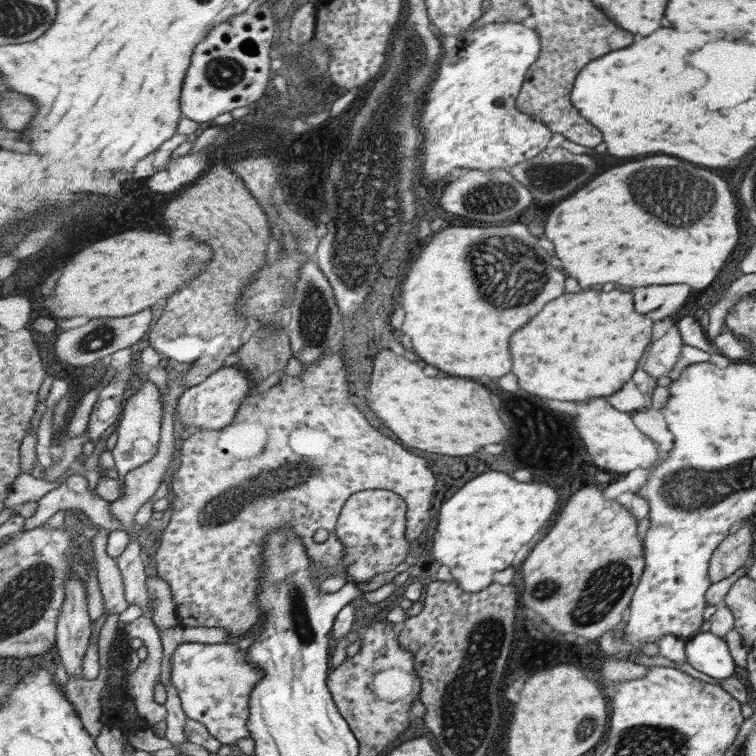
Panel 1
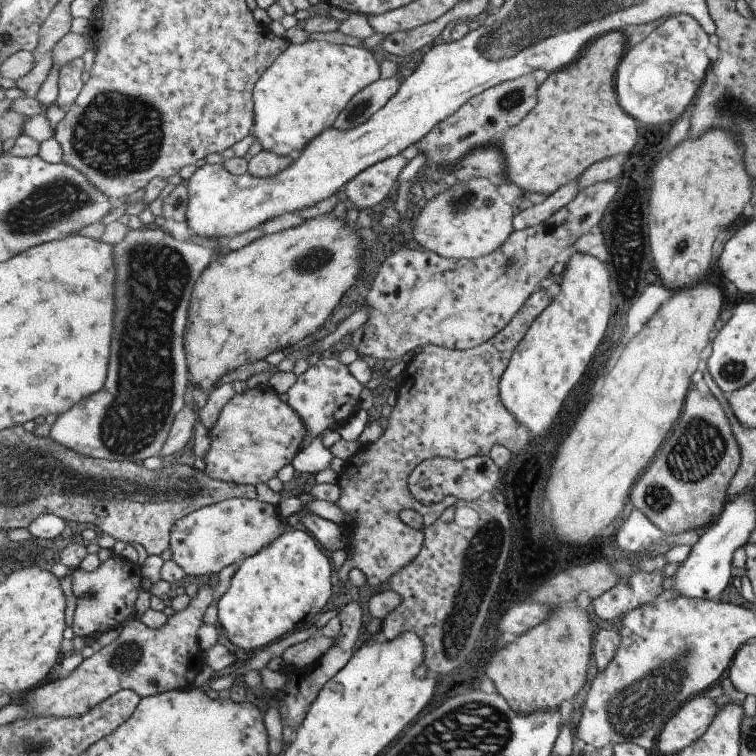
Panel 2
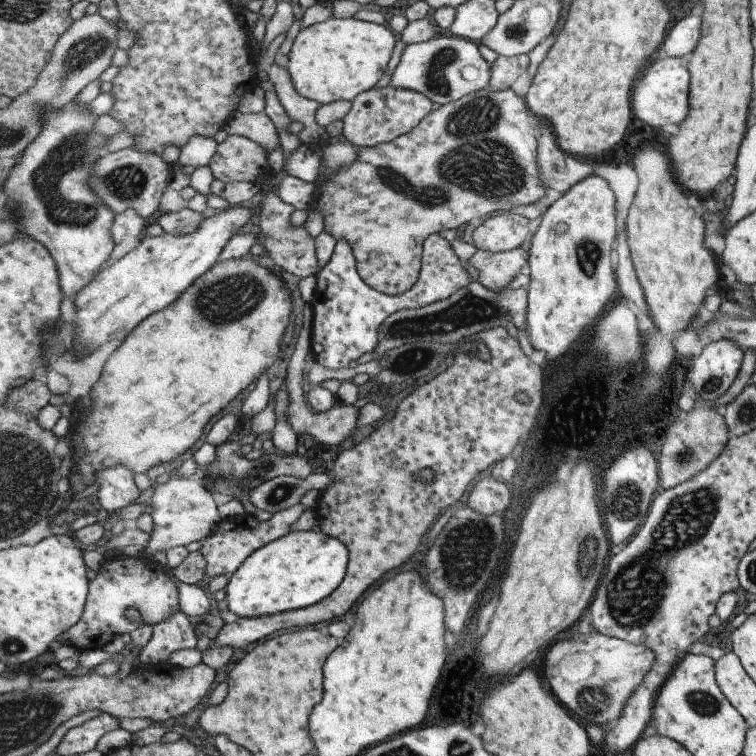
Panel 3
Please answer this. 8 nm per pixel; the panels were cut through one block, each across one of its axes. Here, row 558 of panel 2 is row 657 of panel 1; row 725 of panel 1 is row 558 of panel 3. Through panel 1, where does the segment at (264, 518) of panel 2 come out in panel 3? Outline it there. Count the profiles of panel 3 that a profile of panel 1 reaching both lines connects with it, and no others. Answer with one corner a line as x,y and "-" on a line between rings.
301,502
299,506
291,508
291,510
285,510
285,512
279,512
275,514
273,518
269,518
267,522
259,522
255,520
253,516
245,514
245,516
233,516
233,518
227,518
221,522
221,526
201,542
201,548
199,548
199,554
203,556
205,560
205,574
213,580
215,576
229,576
229,574
235,574
257,550
261,550
263,546
271,544
271,542
277,542
285,536
291,536
293,532
293,526
295,522
301,518
301,514
305,512
305,504

